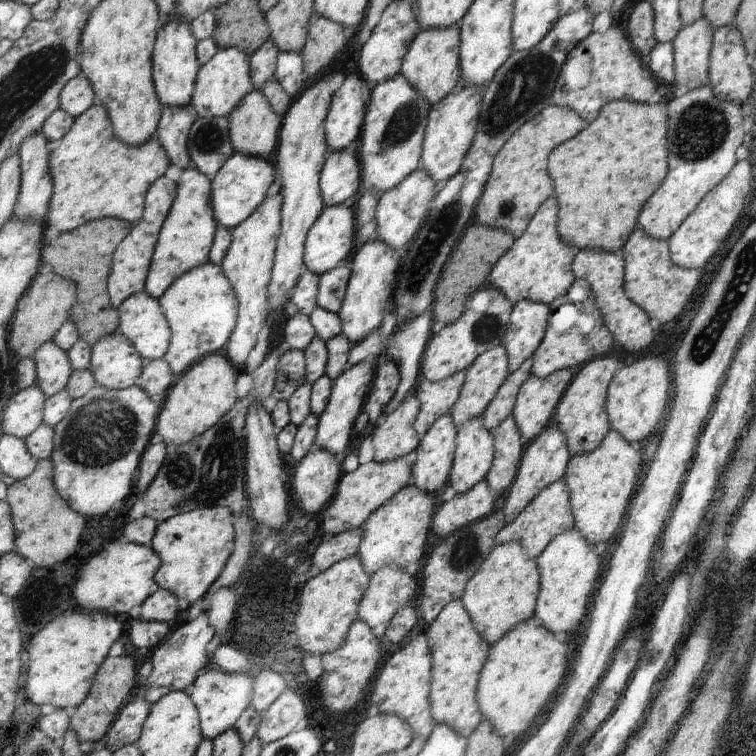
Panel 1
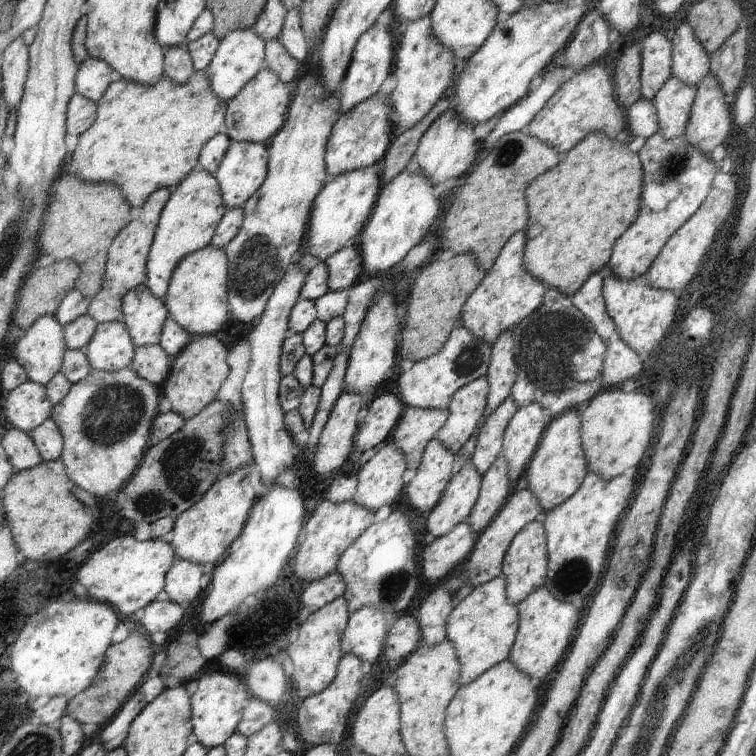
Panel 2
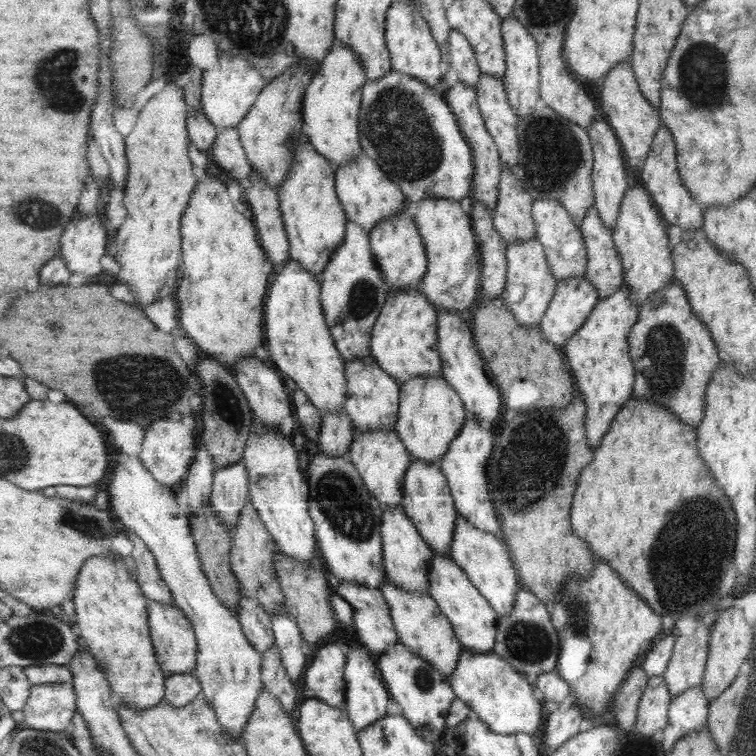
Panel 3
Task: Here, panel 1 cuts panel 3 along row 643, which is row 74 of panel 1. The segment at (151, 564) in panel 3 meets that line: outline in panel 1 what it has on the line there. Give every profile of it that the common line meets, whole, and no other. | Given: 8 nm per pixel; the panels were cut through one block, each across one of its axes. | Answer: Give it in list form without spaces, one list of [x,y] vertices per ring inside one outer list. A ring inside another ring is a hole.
[[[213,37],[201,39],[197,53],[201,68],[191,106],[199,117],[228,117],[256,89],[251,78],[250,57],[239,48],[220,49]]]

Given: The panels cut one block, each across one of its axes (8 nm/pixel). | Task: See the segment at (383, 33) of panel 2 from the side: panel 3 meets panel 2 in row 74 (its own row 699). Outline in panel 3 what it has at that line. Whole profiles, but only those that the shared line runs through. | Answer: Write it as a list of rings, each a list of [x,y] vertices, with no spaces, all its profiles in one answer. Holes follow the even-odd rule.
[[[350,642],[350,653],[346,664],[346,702],[343,708],[349,713],[350,719],[356,728],[356,732],[363,732],[364,728],[374,726],[382,718],[387,716],[387,702],[389,702],[389,692],[383,684],[383,680],[377,674],[377,664],[369,656],[369,650],[361,648],[359,642]]]

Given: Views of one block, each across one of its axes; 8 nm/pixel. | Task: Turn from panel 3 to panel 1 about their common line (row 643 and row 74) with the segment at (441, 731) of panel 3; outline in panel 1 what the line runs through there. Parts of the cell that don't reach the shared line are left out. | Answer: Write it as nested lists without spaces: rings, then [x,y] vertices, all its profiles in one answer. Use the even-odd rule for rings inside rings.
[[[401,72],[391,80],[372,87],[371,104],[367,108],[367,120],[363,125],[363,136],[359,138],[362,157],[362,182],[381,195],[399,186],[422,166],[427,124],[432,106],[427,98],[411,84]]]

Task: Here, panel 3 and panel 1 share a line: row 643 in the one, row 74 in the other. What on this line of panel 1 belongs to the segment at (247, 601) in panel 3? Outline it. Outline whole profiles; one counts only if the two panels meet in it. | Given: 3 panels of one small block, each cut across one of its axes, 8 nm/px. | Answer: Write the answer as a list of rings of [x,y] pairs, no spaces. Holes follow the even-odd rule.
[[[271,38],[257,52],[250,57],[251,78],[255,82],[257,90],[263,90],[263,86],[275,78],[278,65],[278,56],[281,54],[277,44]]]

